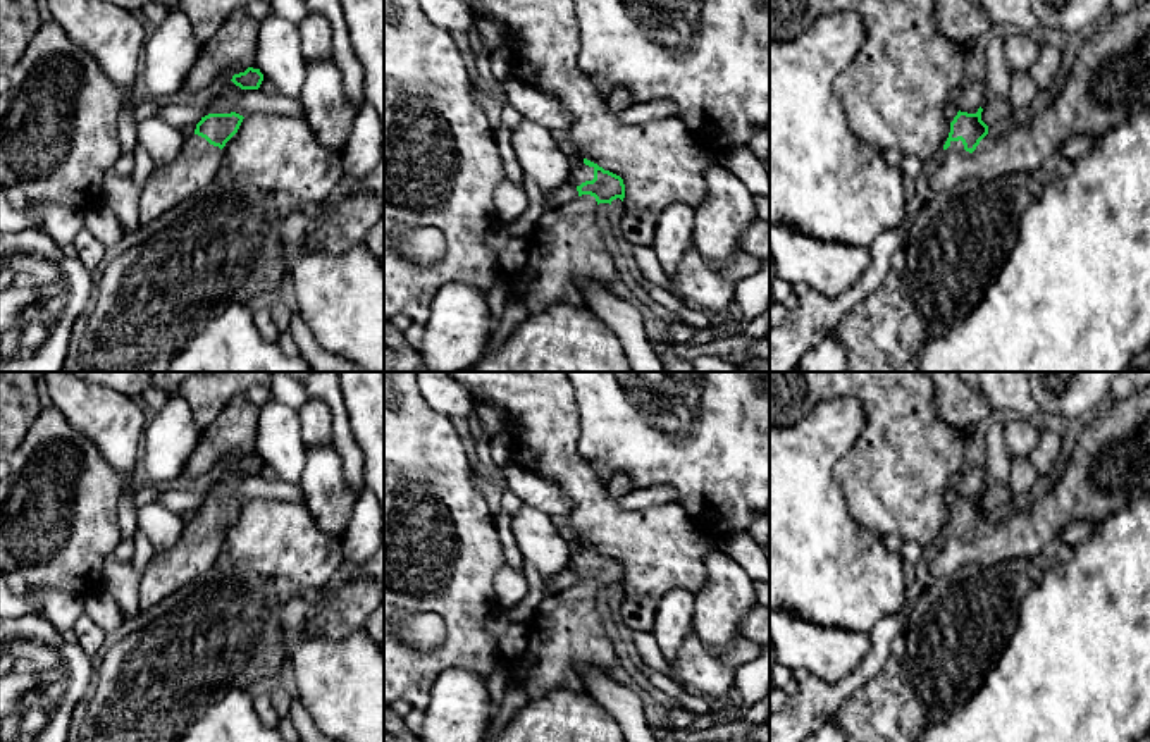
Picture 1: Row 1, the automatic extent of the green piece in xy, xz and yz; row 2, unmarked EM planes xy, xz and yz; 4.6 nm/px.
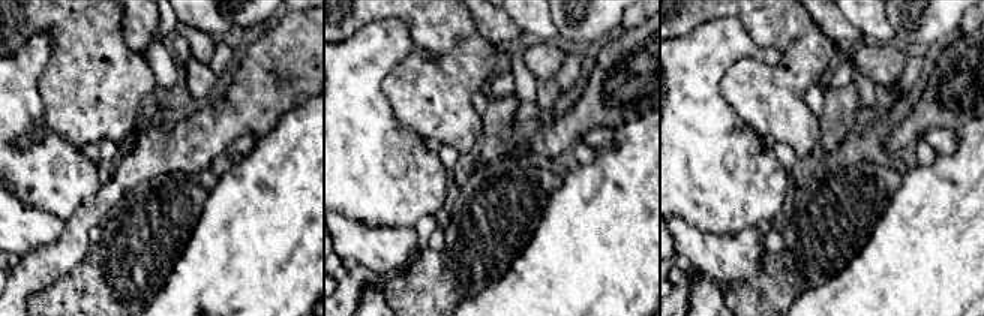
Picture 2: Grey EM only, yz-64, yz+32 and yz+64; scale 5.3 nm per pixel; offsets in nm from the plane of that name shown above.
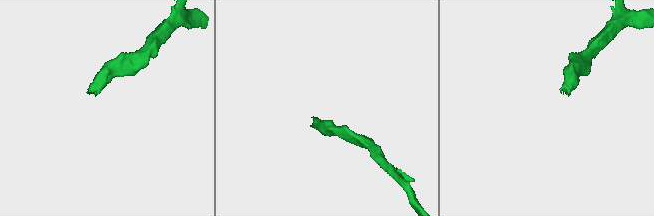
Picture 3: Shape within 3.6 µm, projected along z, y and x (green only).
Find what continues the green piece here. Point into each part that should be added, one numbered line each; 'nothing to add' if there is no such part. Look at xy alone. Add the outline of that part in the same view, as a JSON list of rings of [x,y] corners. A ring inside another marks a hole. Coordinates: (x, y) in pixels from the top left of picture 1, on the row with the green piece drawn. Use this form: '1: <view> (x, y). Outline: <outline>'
1: xy (198, 162). Outline: [[[198,134],[188,136],[177,157],[169,165],[155,169],[143,186],[138,203],[141,227],[215,181],[222,162],[224,148],[210,145]]]

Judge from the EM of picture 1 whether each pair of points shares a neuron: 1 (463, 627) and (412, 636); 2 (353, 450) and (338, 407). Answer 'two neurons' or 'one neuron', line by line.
1: two neurons
2: one neuron

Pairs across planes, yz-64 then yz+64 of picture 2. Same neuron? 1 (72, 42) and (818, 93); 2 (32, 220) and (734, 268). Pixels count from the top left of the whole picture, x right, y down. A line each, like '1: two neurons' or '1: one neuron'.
1: two neurons
2: one neuron

